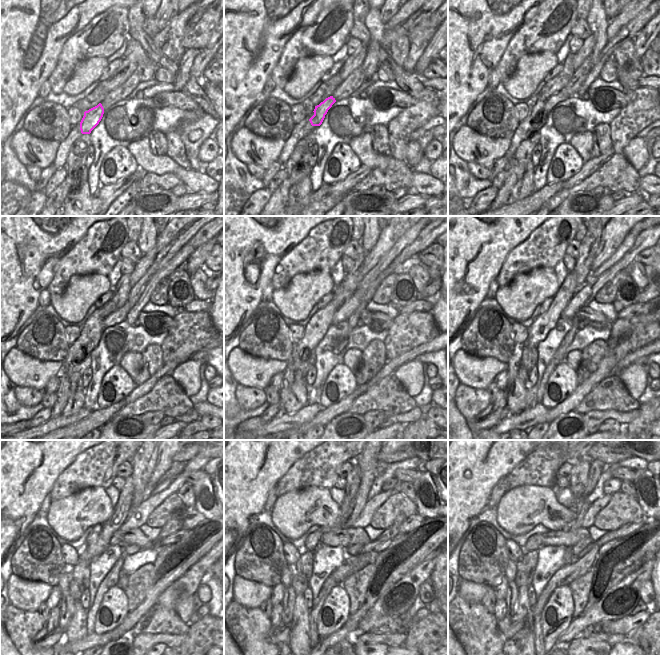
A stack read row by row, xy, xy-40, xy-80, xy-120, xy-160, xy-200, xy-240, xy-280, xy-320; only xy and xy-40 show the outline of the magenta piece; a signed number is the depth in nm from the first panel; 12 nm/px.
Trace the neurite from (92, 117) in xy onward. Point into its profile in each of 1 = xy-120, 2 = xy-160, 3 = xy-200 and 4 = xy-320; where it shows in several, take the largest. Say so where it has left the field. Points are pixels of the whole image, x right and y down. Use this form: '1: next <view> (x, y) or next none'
1: next xy-120 (119, 315)
2: next xy-160 (344, 312)
3: next xy-200 (583, 297)
4: next xy-320 (587, 521)

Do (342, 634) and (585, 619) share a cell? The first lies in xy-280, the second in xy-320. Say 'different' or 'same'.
same

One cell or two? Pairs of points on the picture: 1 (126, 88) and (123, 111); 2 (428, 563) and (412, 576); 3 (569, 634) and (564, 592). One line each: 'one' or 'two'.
1: two
2: one
3: two

